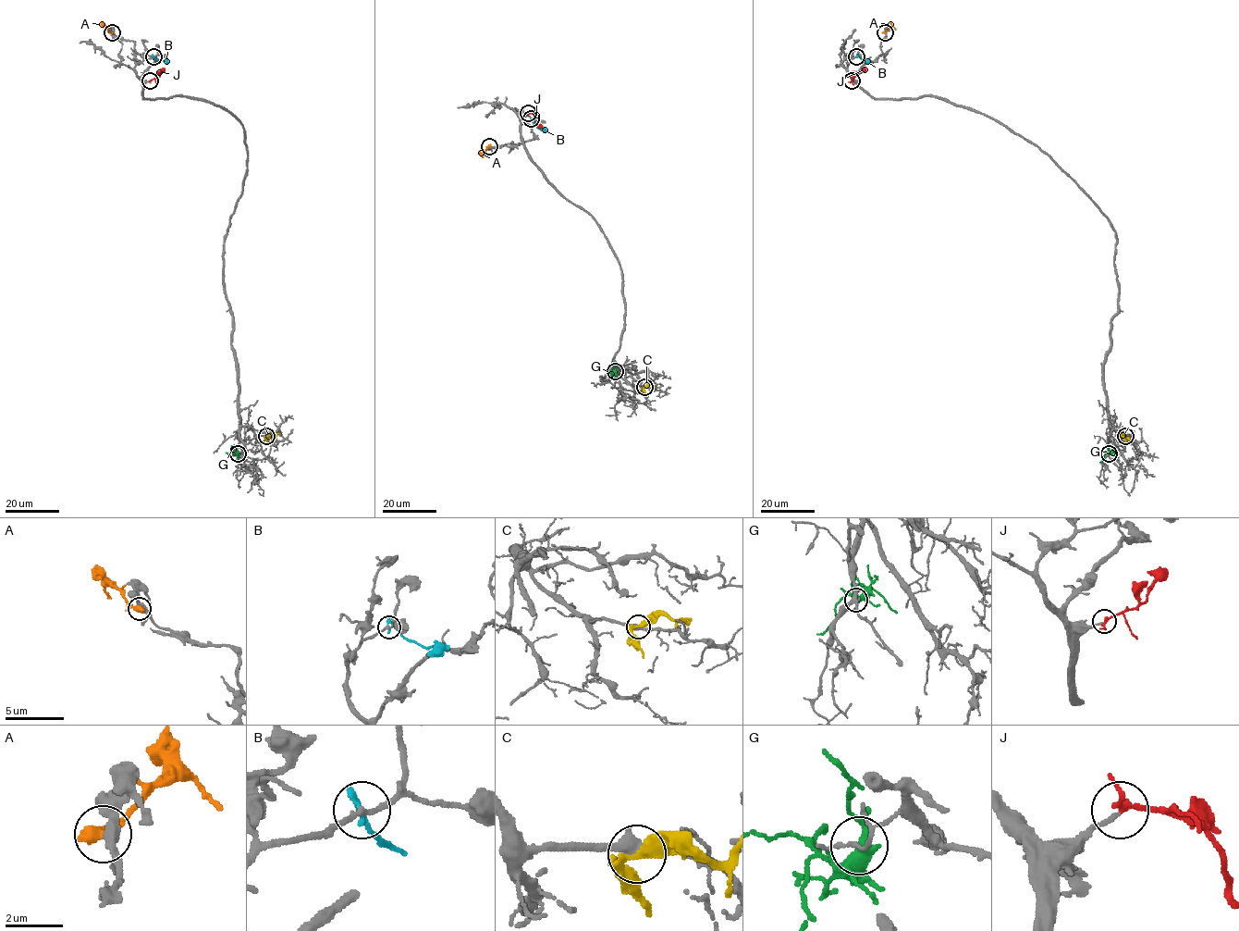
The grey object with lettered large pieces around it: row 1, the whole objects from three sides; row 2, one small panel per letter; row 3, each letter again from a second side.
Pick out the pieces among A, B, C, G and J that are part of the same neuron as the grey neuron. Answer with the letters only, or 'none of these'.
J

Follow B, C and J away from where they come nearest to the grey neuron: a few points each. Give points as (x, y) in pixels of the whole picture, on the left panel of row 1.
B: (153, 55), (157, 60), (168, 62)
C: (266, 436), (274, 437), (277, 432)
J: (150, 80), (165, 68)

